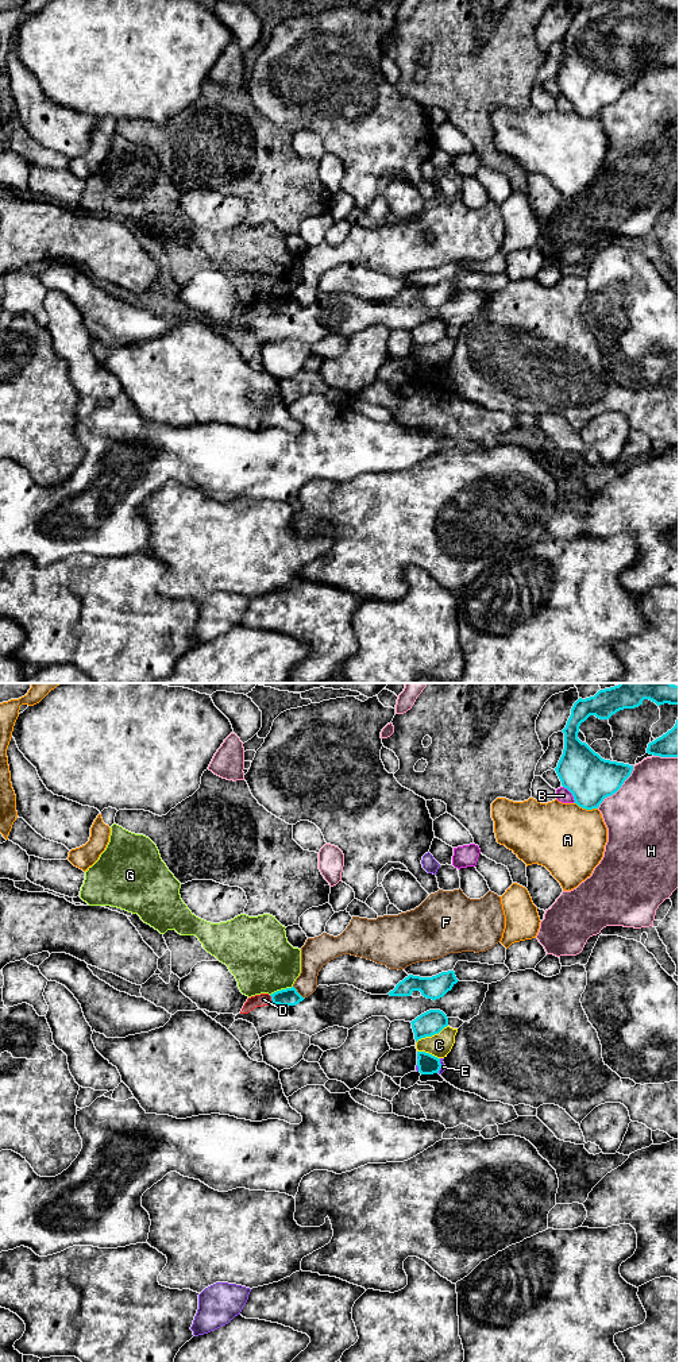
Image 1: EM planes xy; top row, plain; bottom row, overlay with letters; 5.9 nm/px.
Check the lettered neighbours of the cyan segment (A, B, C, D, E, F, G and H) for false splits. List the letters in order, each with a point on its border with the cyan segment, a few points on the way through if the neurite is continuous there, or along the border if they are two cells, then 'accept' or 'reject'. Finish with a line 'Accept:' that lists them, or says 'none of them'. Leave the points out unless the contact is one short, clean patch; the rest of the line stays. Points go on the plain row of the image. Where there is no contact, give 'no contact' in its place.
A: xy (586, 118) | reject
B: xy (571, 101) | reject
C: xy (431, 344) | along xy (447, 334), (438, 342), (421, 346), (416, 351) | reject
D: xy (272, 308) | reject
E: xy (440, 374) | reject
F: xy (297, 301) | reject
G: xy (281, 298) | along xy (292, 294), (277, 298), (270, 304) | reject
H: xy (618, 97) | reject
Accept: none of them

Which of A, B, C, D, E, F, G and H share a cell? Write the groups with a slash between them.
A / B / C / D H / E / F / G

